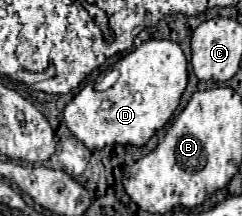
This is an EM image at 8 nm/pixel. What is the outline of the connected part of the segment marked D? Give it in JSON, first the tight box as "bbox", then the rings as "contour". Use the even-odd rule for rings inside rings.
{"bbox":[63,40,187,148],"contour":[[[147,40],[125,54],[114,67],[120,73],[115,86],[97,91],[91,84],[85,84],[63,110],[67,128],[87,148],[109,144],[143,146],[169,120],[187,86],[187,60],[173,40]]]}

